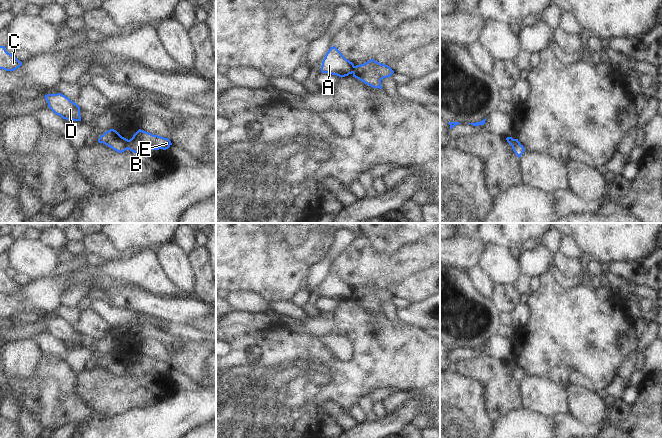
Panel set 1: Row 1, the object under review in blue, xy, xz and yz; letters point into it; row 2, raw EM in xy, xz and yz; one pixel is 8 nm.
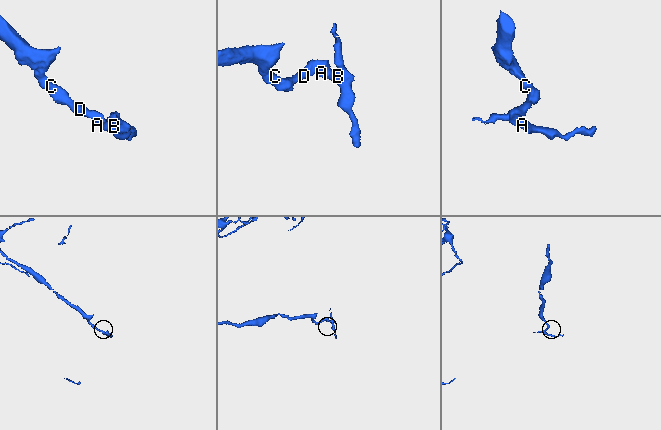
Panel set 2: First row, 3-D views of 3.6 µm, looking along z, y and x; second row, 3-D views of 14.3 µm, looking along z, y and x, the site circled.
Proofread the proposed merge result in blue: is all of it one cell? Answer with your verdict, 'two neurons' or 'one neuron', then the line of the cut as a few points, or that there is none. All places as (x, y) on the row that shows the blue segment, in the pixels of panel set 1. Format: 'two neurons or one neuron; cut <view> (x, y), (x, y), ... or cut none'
two neurons; cut xy (129, 140), (126, 148)

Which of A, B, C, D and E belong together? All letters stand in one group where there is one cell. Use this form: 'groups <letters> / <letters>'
groups A C D / B E

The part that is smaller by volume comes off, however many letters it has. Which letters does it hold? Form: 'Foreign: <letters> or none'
Foreign: B, E

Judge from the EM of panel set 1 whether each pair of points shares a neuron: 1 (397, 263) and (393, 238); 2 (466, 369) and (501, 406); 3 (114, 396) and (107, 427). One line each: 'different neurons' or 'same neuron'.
1: different neurons
2: same neuron
3: different neurons

